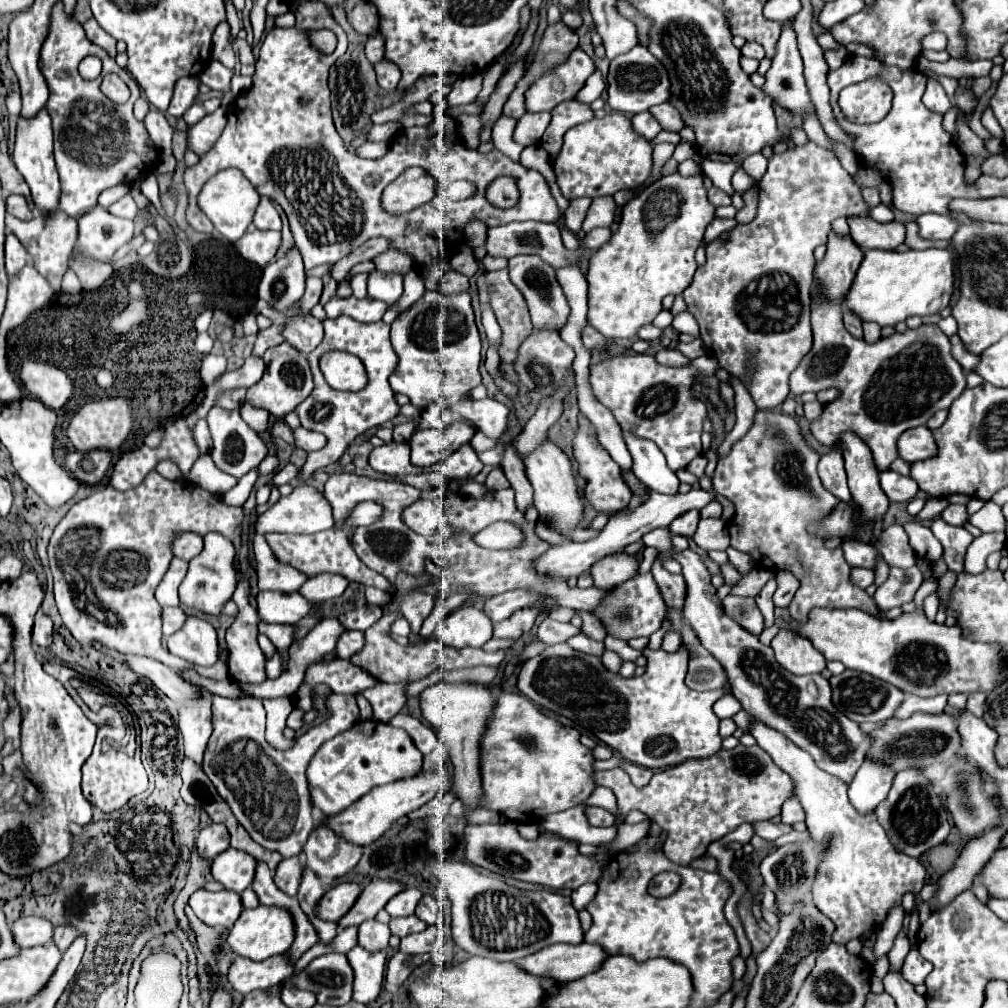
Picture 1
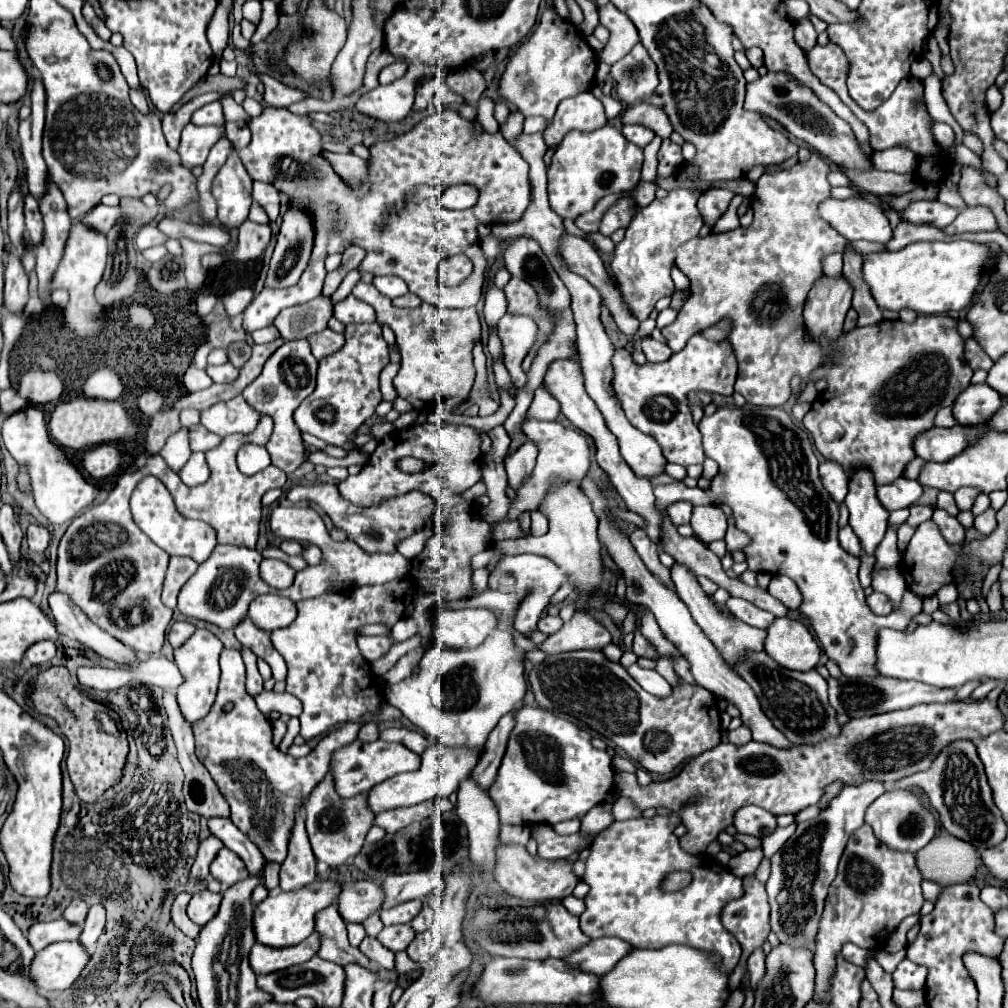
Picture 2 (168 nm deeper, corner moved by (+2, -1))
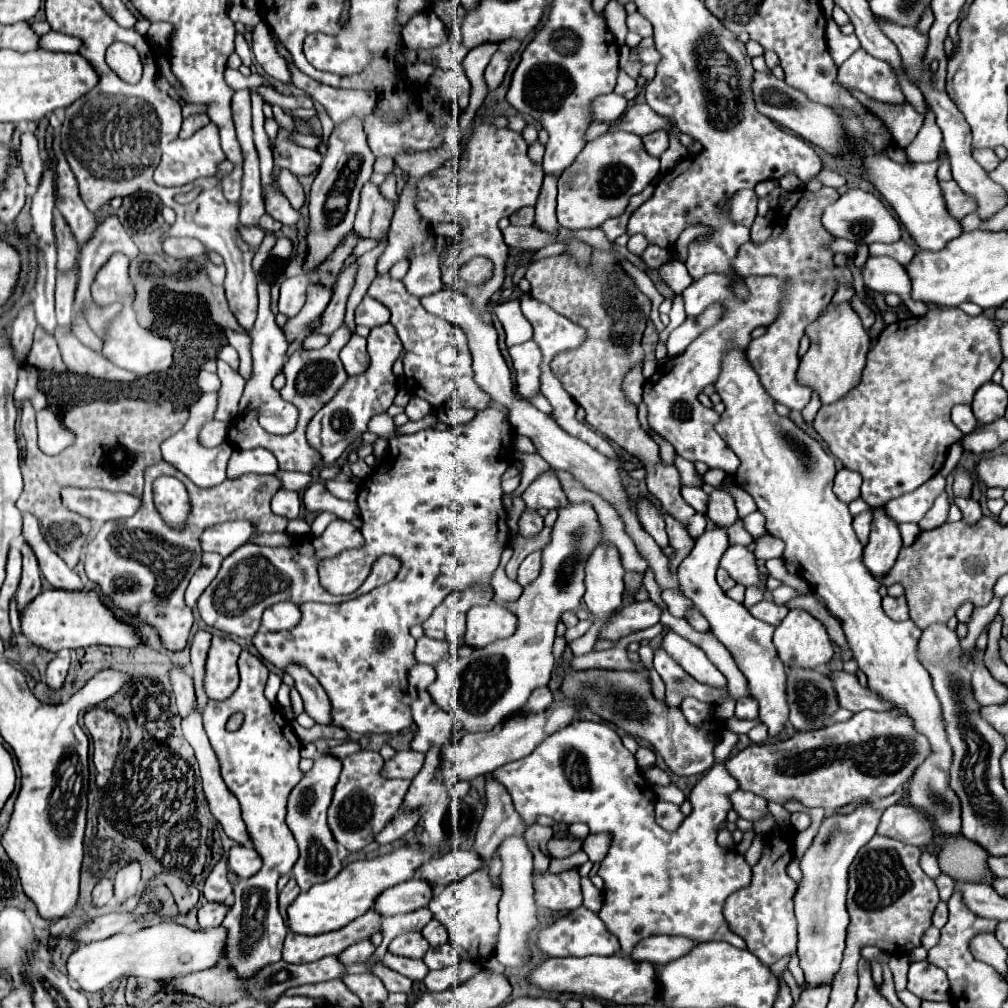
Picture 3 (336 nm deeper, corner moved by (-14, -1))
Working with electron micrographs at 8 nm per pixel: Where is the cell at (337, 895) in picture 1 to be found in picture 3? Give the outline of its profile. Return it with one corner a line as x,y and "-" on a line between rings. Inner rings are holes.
412,878
406,882
400,882
396,886
390,886
390,890
384,890
376,900
372,910
380,916
394,916
412,912
416,908
428,906
432,898
432,888
428,882

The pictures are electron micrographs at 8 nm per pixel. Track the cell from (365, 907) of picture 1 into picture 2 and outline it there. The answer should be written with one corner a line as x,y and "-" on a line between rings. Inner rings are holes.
432,864
426,870
418,872
408,872
408,874
390,874
384,884
384,906
382,908
392,908
396,904
408,902
422,898
438,888
444,888
444,878
442,878
442,866

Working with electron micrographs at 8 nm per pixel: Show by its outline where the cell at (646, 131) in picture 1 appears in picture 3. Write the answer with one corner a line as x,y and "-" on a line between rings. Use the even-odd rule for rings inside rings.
662,130
646,134
642,140
644,140
644,146
646,146
648,154
652,154
652,156
660,156
668,148
668,136

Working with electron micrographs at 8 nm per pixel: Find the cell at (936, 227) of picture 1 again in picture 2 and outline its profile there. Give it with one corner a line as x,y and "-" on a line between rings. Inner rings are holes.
988,206
964,208
944,232
954,236
962,232
980,232
980,230
998,230
998,220

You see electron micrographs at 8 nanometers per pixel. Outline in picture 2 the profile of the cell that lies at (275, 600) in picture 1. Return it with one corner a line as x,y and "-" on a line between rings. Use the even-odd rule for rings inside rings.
278,594
258,596
248,610
248,618
264,632
288,626
296,618
296,604
290,598

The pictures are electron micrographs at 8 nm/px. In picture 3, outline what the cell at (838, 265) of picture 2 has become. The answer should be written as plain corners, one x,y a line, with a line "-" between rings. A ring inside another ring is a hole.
840,285
831,302
839,304
841,302
846,302
849,301
853,296
855,295
855,290
852,286
847,286
847,285

